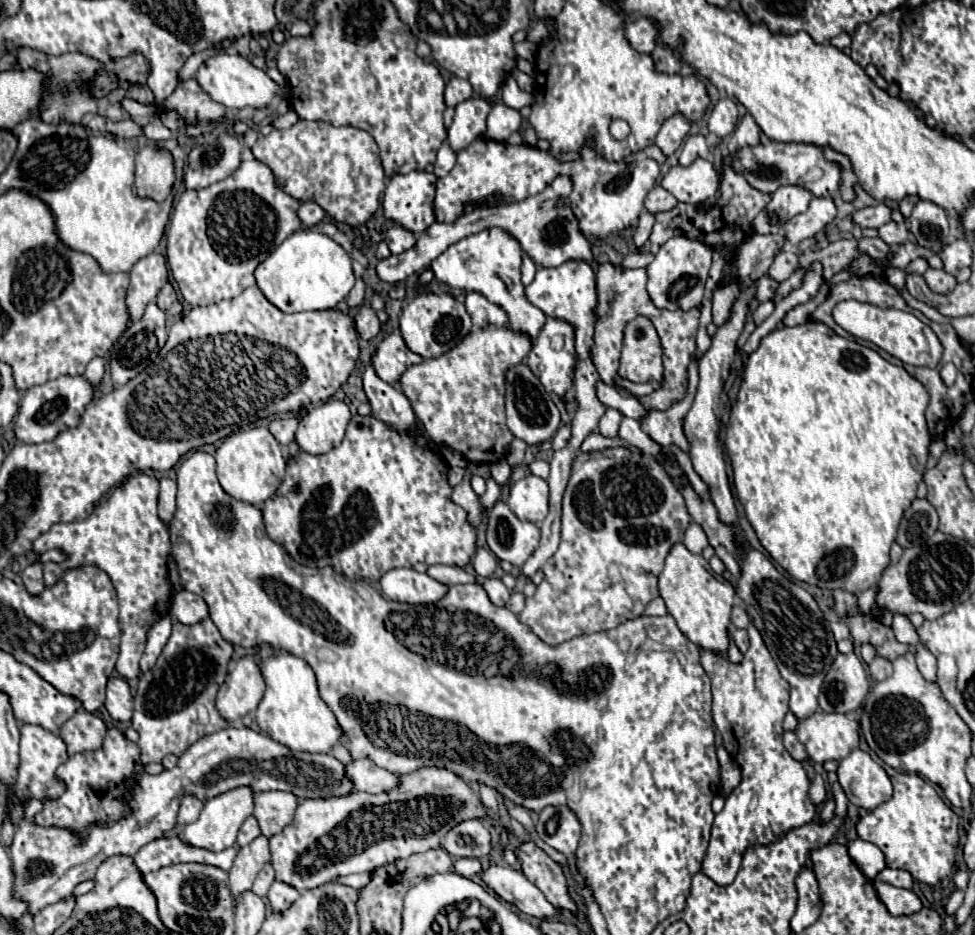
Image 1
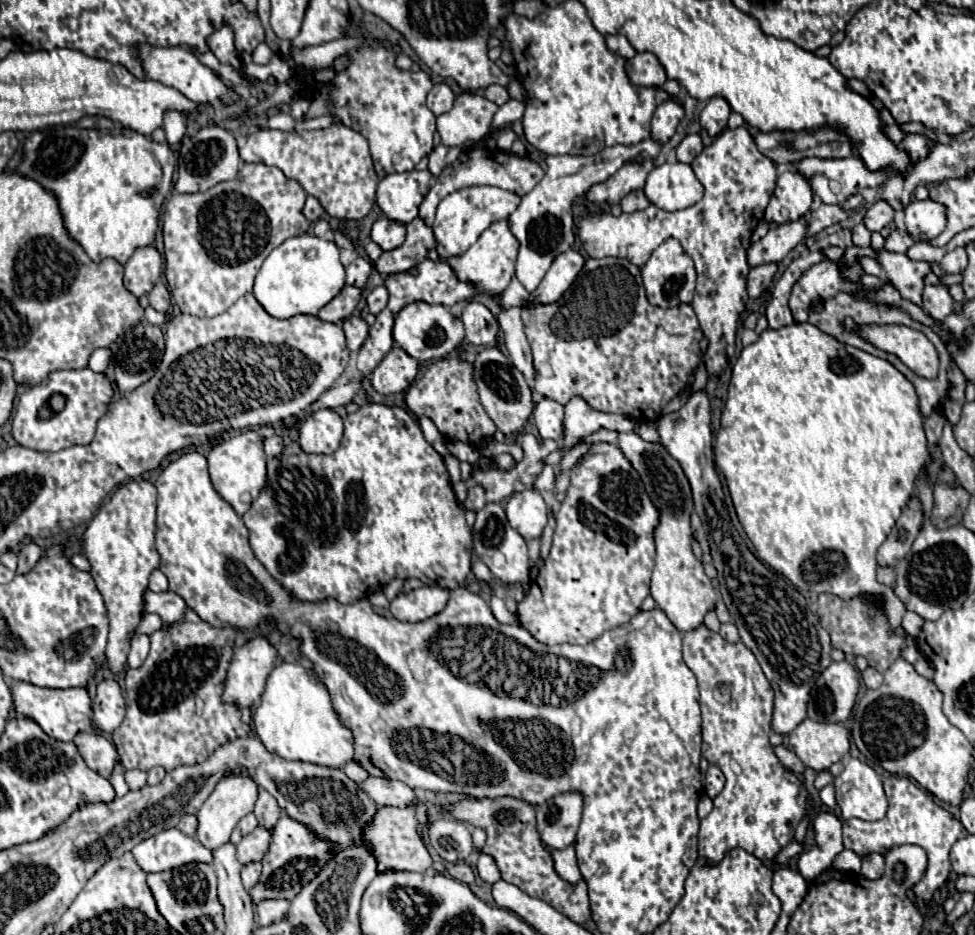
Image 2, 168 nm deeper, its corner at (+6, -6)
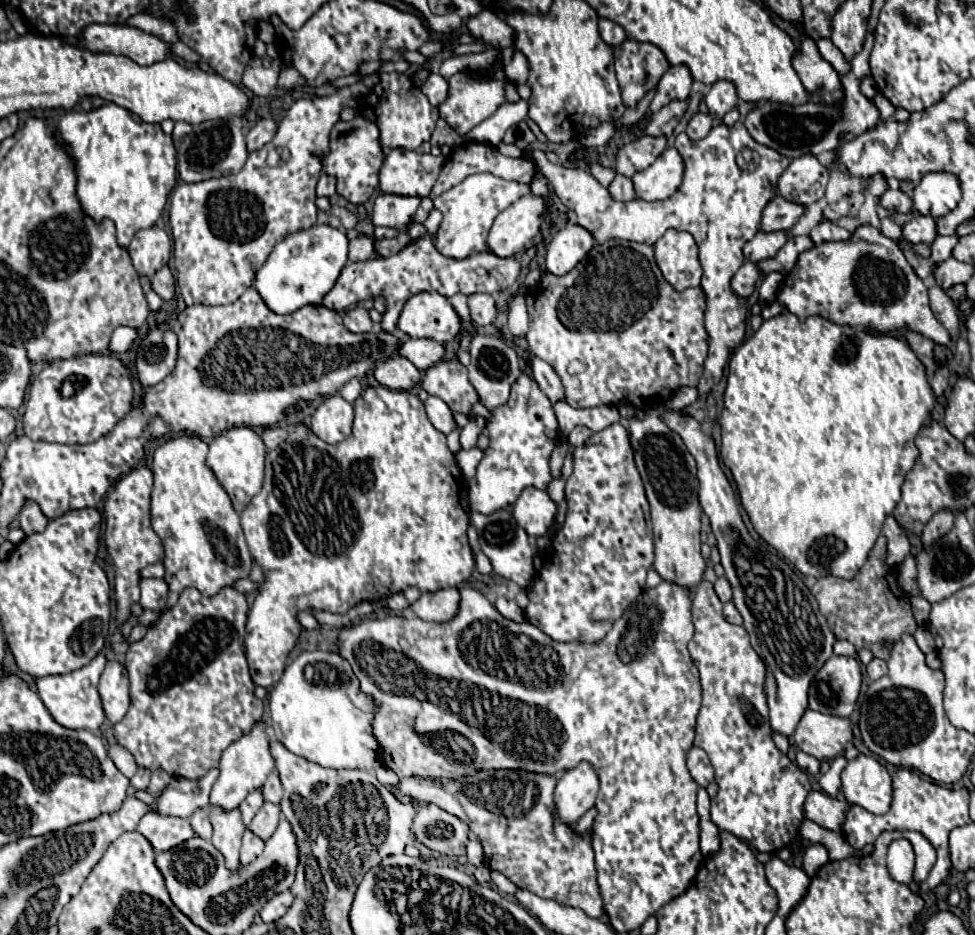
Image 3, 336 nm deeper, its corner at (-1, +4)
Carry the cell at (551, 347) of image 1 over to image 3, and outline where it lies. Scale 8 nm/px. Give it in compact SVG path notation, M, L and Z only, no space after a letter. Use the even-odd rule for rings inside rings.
M608 240L606 242L608 248L608 258L604 258L604 254L600 254L598 250L592 250L574 270L570 270L564 276L552 276L550 272L546 272L542 276L542 280L538 282L538 286L534 288L534 298L532 294L528 294L528 314L530 314L530 330L526 334L528 340L528 348L532 354L536 354L538 358L546 360L556 374L562 380L564 386L564 396L566 402L574 408L592 408L592 406L616 406L616 404L630 404L636 406L640 410L650 410L660 406L662 402L666 402L678 388L682 386L696 386L700 380L700 374L704 370L704 358L708 356L708 334L704 330L704 292L700 288L688 288L684 292L676 292L662 276L660 268L654 262L654 248L648 244L636 244L636 242L620 242L620 240Z

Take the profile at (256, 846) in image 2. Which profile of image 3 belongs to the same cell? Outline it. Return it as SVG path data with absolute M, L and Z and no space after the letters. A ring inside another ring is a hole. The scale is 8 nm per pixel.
M264 802L264 806L258 810L254 820L250 822L248 830L252 834L256 834L260 840L268 840L274 834L276 826L278 826L278 820L280 820L280 806Z

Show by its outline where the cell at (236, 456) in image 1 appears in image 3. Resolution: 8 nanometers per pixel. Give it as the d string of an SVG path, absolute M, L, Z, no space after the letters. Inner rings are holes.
M242 426L242 428L232 428L222 432L220 436L212 438L210 442L210 452L208 452L208 466L216 474L218 482L224 486L224 490L230 494L234 500L234 506L238 512L242 512L252 496L256 496L262 488L262 478L264 478L264 458L266 458L266 446L260 434L256 434L252 428ZM244 492L246 498L244 502L238 502L236 494Z

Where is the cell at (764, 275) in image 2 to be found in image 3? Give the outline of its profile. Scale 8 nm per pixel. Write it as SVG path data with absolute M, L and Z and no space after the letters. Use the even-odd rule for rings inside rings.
M744 262L744 266L734 274L732 278L732 290L736 290L736 294L748 298L754 290L756 290L756 282L760 280L762 272L758 268L758 264L754 262Z

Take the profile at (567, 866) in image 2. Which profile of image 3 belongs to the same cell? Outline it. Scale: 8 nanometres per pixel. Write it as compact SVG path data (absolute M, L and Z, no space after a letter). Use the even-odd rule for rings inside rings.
M590 808L576 824L574 824L574 832L578 834L578 836L584 836L588 830L590 830L590 826L592 826L592 820L594 820L594 816L596 816L596 810L594 808Z

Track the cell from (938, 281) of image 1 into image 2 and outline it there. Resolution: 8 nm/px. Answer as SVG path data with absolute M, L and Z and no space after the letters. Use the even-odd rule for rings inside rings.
M925 286L923 290L923 308L927 314L941 322L953 312L953 298L945 286Z

